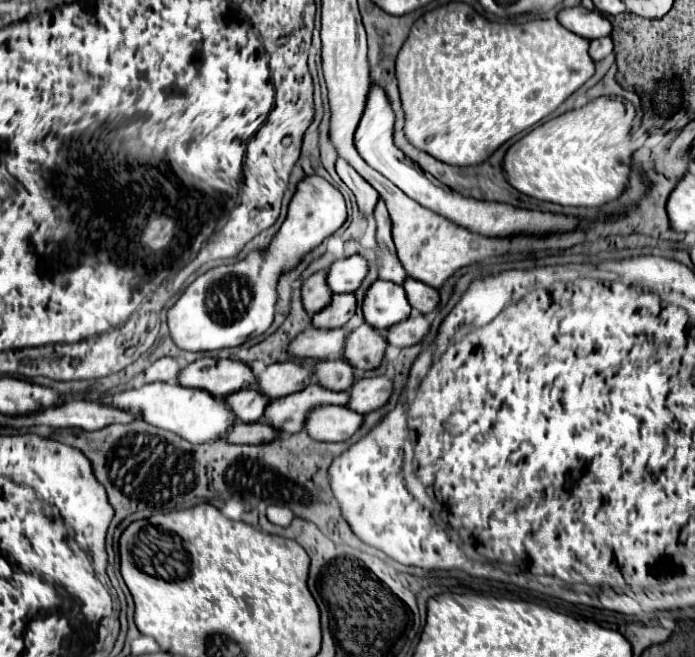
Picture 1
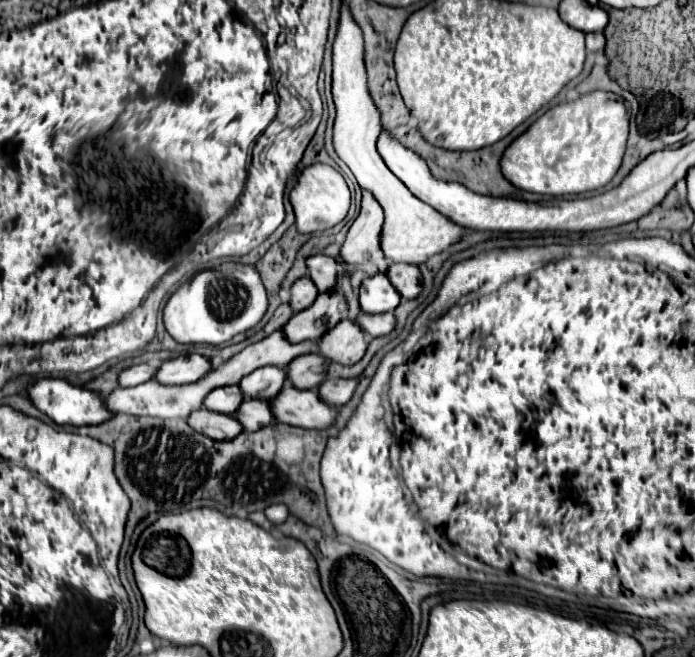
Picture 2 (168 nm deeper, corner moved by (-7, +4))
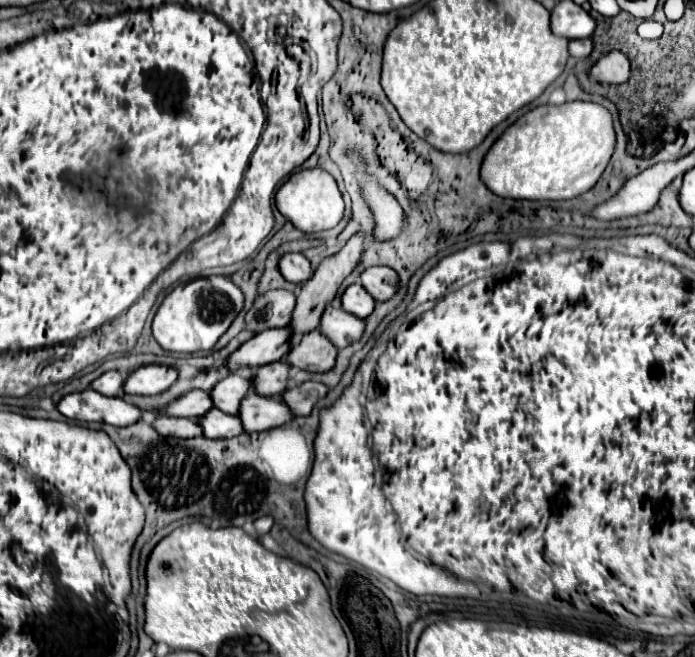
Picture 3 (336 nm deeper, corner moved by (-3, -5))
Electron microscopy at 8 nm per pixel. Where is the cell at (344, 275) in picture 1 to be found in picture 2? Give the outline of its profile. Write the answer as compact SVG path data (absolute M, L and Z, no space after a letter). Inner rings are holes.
M316 254L316 256L310 256L306 264L310 270L310 278L316 282L316 288L320 292L328 292L336 288L338 278L340 278L340 266L334 258L326 254Z

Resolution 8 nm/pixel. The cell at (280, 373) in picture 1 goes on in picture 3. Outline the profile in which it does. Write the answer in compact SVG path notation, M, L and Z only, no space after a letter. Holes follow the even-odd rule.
M228 373L224 379L220 379L212 389L212 403L216 409L228 415L236 415L240 409L240 399L246 395L246 391L252 387L252 383L238 373Z

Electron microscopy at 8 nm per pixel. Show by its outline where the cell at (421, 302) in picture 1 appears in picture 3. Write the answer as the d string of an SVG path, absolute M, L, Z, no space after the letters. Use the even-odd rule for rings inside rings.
M368 267L360 275L360 283L376 301L386 301L398 287L398 275L390 267Z

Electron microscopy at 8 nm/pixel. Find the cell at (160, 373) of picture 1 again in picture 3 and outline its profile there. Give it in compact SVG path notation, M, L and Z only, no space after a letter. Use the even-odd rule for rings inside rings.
M108 371L104 375L100 375L98 379L94 379L90 383L90 387L102 395L108 395L108 397L116 397L120 395L120 387L124 385L124 377L118 373L118 371Z

